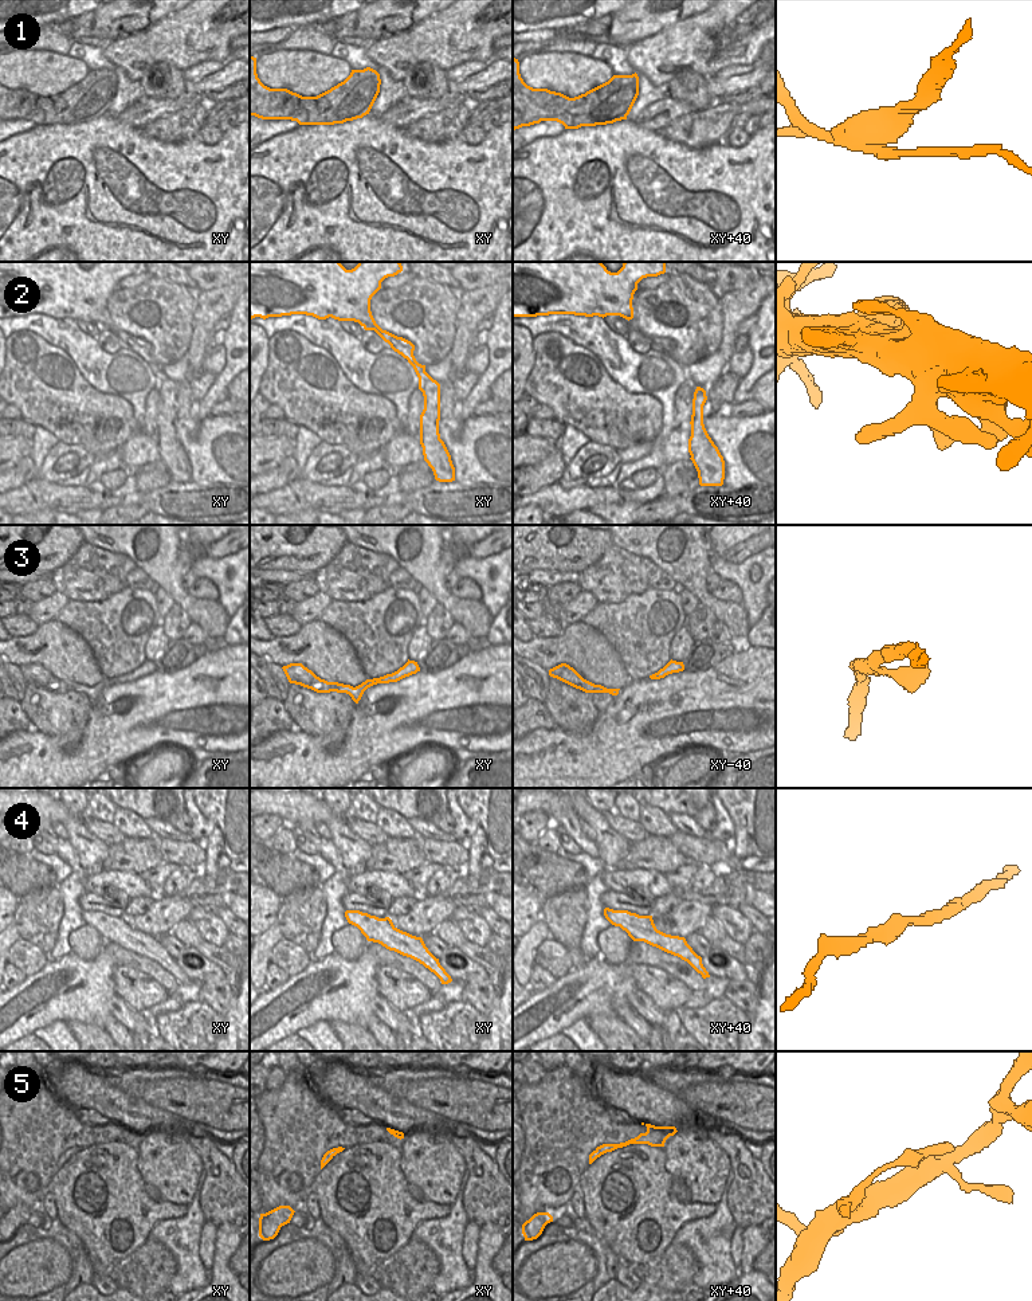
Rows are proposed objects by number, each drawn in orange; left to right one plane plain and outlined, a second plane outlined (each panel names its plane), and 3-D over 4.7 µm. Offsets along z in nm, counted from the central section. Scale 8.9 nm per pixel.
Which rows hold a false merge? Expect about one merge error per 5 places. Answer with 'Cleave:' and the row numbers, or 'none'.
Cleave: 1, 5

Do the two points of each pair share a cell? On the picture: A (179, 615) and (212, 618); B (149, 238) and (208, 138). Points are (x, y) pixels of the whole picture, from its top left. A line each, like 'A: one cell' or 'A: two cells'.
A: two cells
B: two cells

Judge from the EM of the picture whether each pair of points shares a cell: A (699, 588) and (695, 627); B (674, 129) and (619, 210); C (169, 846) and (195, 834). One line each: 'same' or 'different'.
A: different
B: different
C: different

